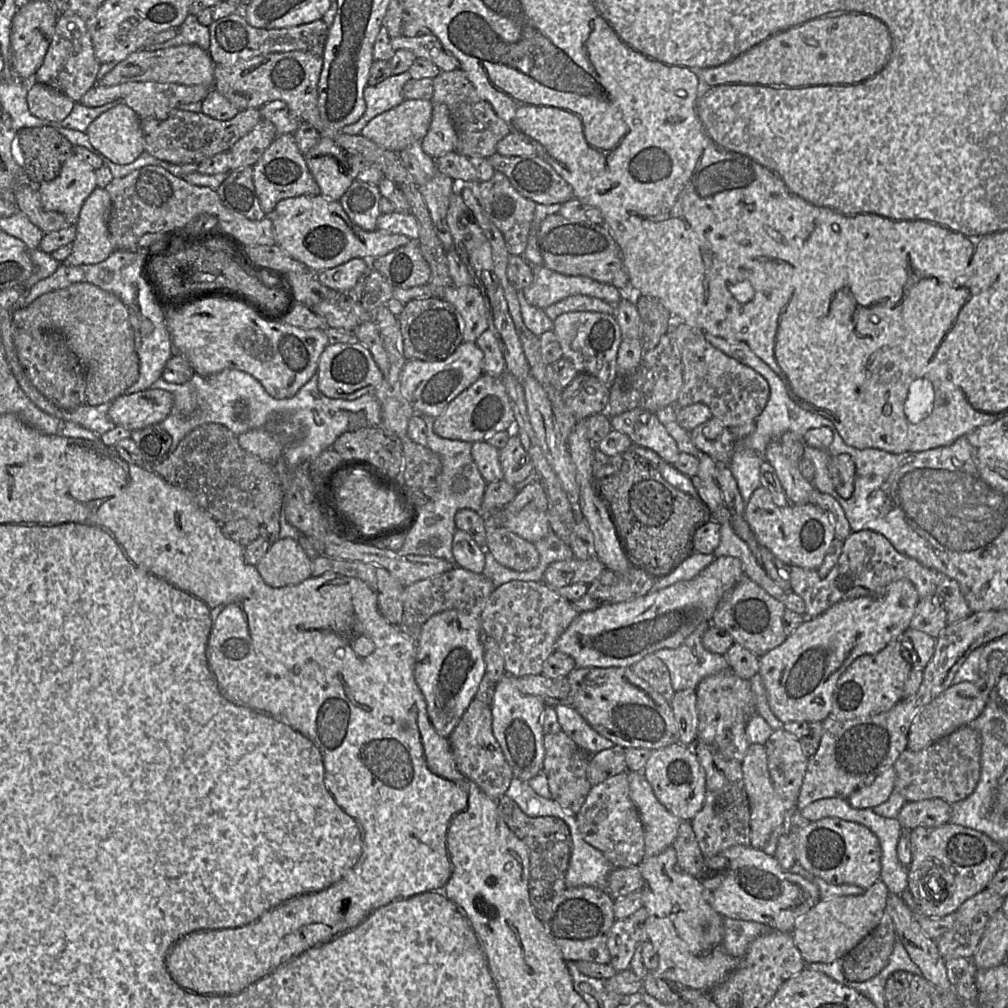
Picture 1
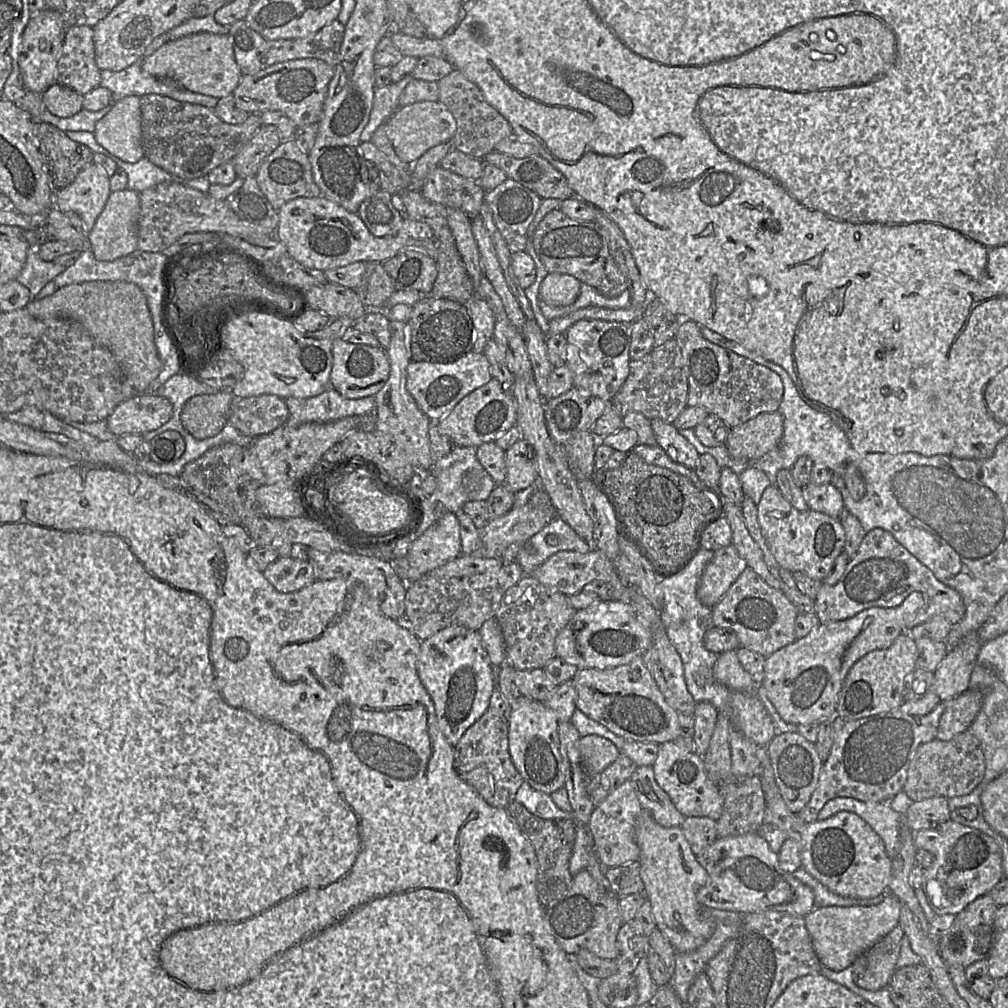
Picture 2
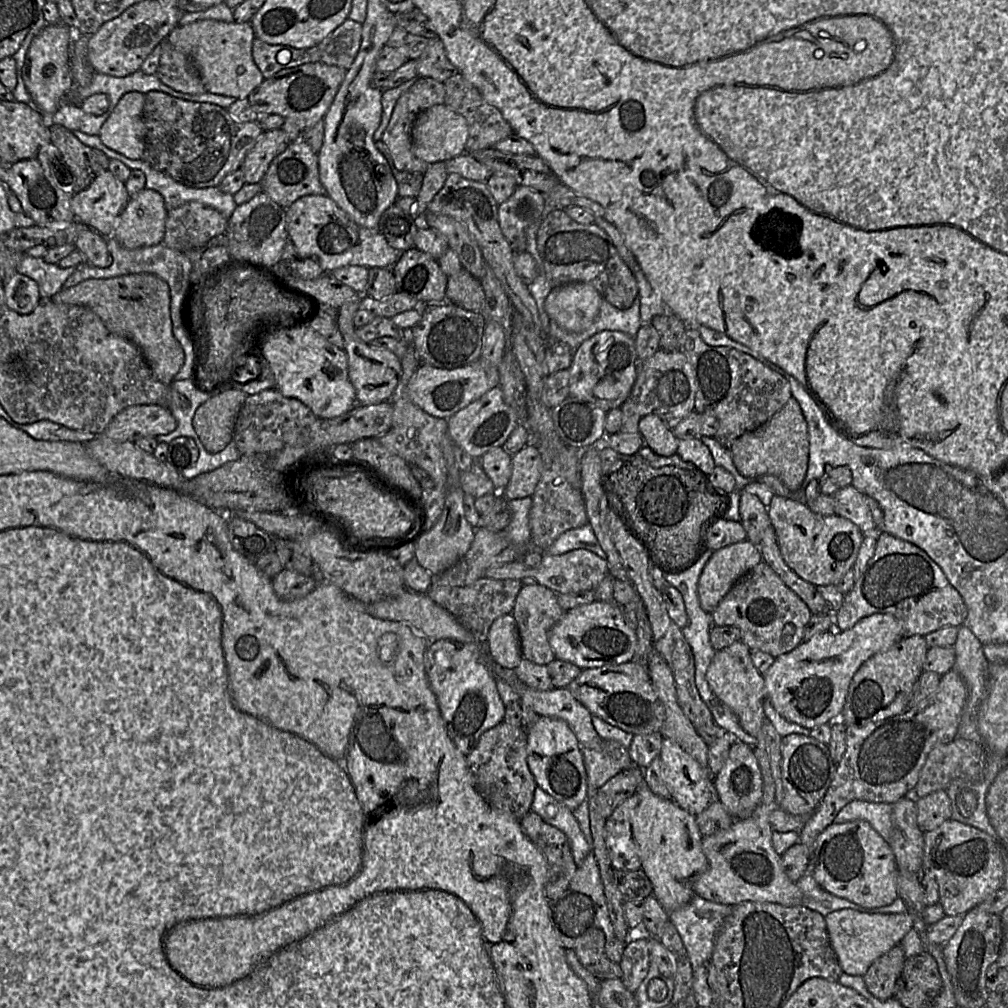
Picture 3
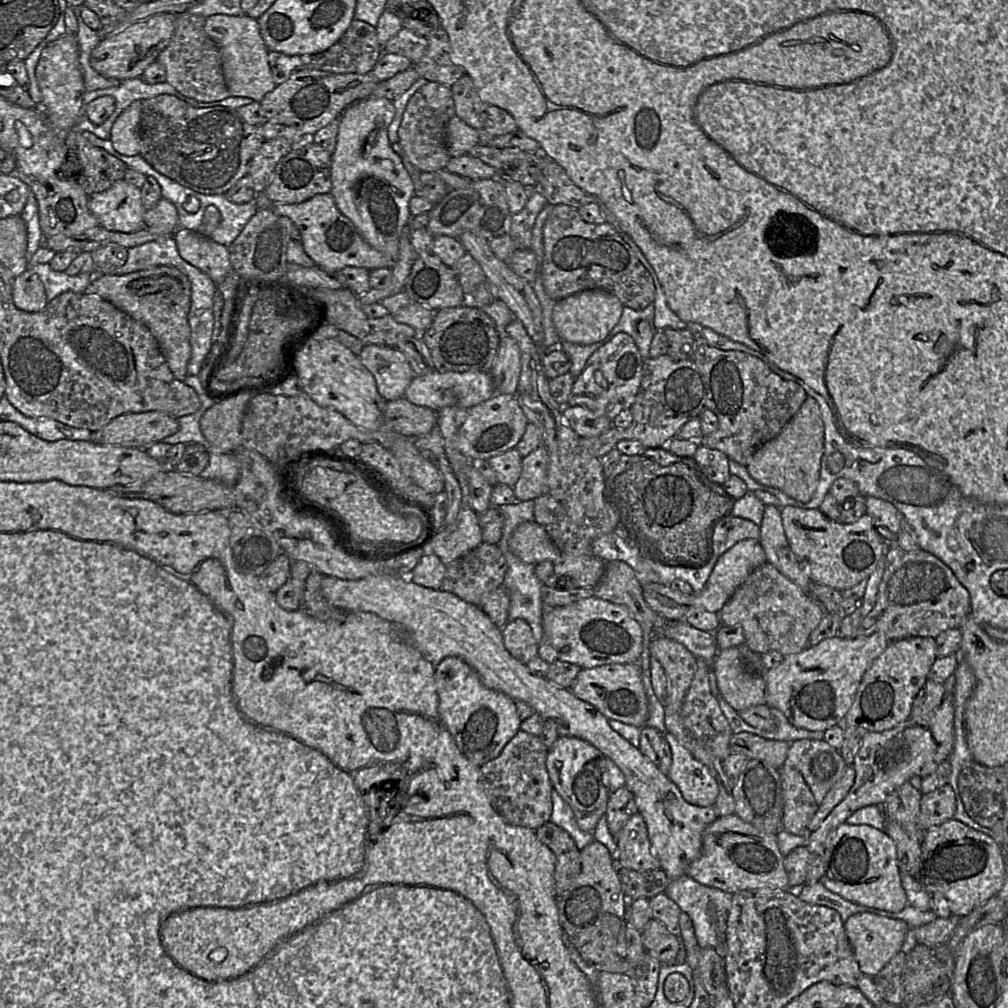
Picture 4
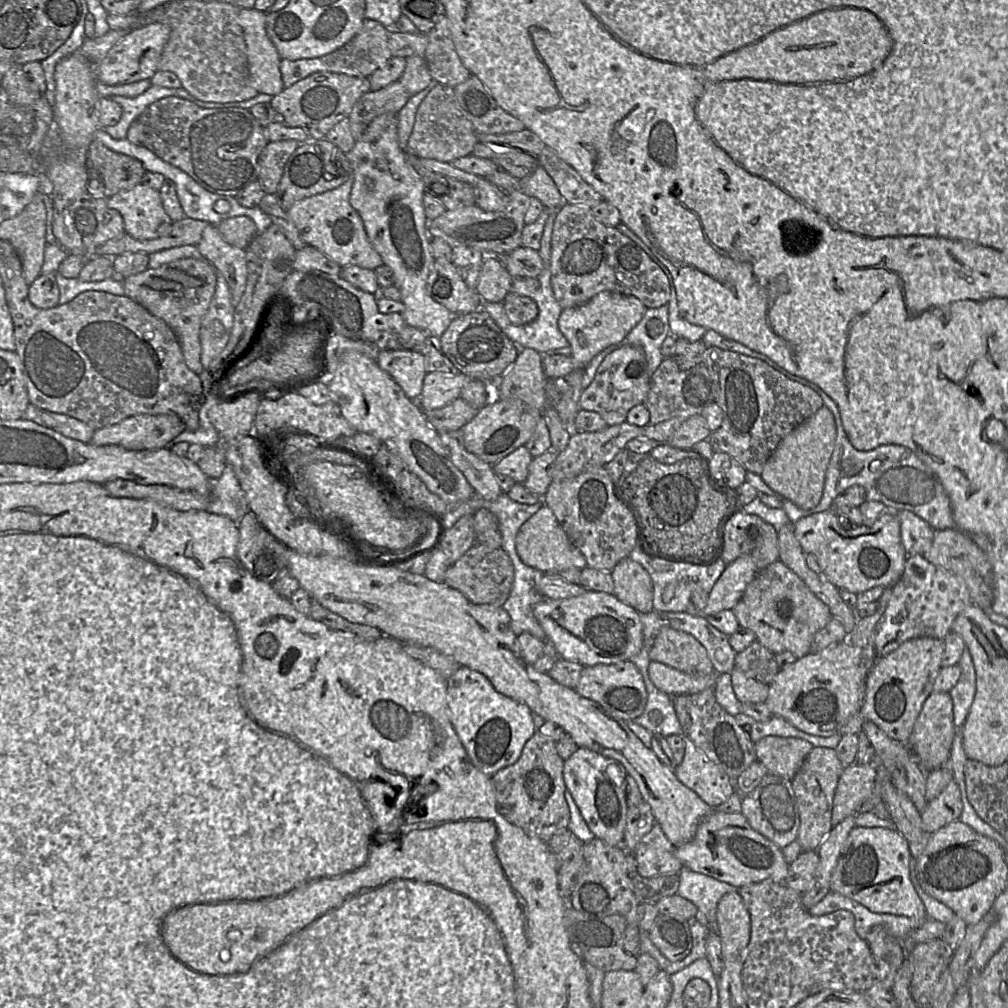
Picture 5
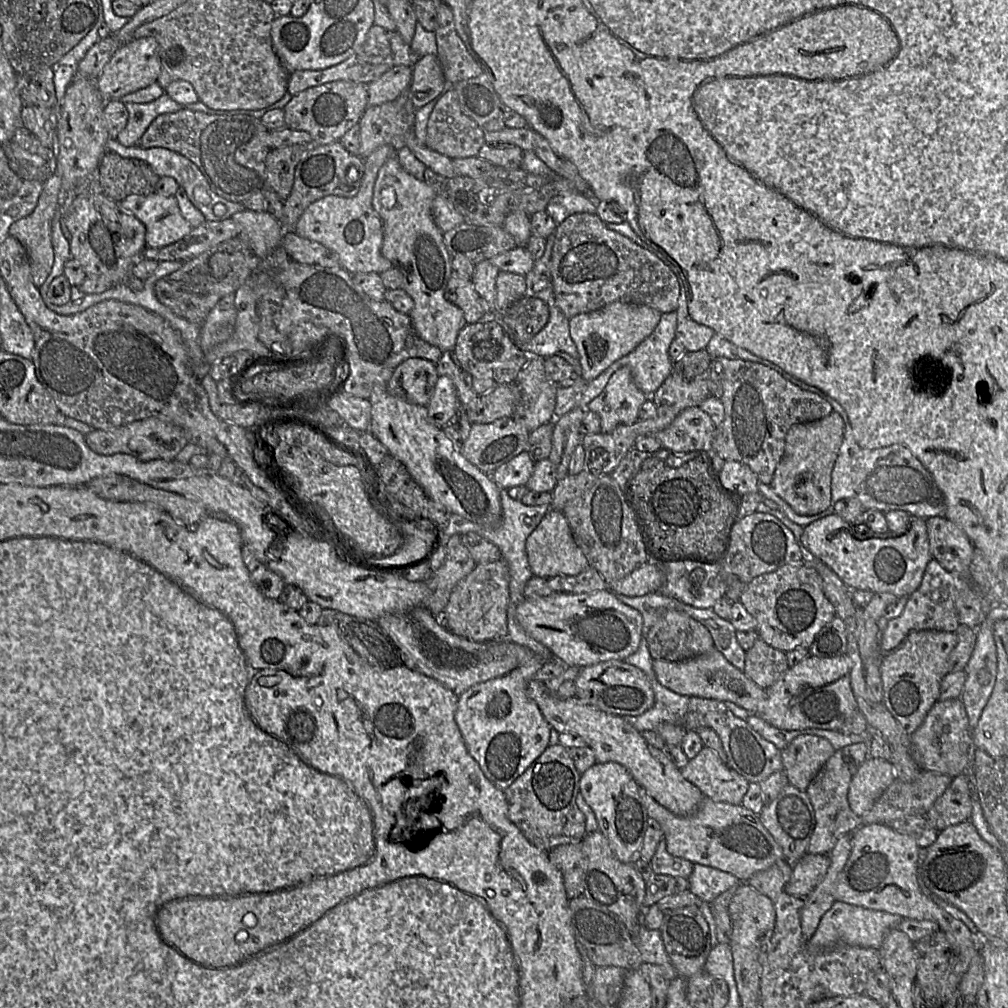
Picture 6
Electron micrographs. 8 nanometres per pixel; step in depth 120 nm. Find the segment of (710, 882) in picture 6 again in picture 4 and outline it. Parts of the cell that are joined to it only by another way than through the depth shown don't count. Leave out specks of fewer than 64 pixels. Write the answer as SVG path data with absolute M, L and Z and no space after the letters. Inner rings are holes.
M687 874L670 881L664 894L692 920L695 937L701 950L720 950L715 912L726 914L732 905L733 894L704 886Z

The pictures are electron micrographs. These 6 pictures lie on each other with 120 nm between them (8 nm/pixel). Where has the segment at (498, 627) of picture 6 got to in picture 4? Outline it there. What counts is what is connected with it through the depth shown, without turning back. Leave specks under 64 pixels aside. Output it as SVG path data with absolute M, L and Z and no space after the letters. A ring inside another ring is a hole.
M480 543L466 554L446 565L440 590L450 592L460 599L479 605L481 597L503 585L507 562L497 545Z

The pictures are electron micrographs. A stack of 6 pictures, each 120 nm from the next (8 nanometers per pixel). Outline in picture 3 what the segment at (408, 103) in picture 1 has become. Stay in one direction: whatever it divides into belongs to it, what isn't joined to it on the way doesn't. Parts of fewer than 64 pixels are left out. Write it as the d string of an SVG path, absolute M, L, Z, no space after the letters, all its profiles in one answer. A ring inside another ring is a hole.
M444 104L434 105L422 111L412 129L412 149L415 156L428 164L446 162L466 152L469 129L466 119Z

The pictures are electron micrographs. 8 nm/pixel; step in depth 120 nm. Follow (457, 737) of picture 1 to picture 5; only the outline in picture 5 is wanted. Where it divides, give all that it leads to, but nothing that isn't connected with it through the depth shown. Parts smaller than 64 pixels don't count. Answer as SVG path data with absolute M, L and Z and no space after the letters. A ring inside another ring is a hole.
M536 731L512 765L491 776L498 812L510 823L545 842L559 830L568 829L570 810L565 800L562 759L552 738Z

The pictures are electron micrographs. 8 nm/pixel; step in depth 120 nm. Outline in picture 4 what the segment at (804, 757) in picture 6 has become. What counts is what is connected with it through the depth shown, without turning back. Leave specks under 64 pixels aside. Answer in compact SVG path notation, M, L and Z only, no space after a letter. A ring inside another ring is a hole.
M733 733L729 746L732 753L760 760L779 770L787 758L790 743L765 739L751 733Z

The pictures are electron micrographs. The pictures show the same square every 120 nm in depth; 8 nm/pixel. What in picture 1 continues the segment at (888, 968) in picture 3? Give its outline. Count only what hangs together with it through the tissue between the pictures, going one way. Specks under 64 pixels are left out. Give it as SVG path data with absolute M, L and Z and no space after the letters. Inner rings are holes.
M885 910L878 926L841 959L845 978L864 982L875 977L888 964L896 941L894 924Z

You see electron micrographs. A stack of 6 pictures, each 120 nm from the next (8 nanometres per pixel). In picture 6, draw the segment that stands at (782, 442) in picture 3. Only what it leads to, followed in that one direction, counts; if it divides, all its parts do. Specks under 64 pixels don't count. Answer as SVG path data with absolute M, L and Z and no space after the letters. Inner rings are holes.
M833 410L819 420L794 424L785 438L785 451L778 463L770 487L799 515L811 516L831 504L831 473L844 439L844 421Z

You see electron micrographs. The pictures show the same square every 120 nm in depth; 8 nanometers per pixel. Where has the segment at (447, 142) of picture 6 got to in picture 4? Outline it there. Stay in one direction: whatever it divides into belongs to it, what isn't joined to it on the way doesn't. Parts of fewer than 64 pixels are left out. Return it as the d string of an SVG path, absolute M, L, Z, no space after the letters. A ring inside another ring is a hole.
M429 81L411 96L398 129L398 144L411 164L425 172L445 169L451 159L446 146L446 125L455 115L451 89L443 83Z

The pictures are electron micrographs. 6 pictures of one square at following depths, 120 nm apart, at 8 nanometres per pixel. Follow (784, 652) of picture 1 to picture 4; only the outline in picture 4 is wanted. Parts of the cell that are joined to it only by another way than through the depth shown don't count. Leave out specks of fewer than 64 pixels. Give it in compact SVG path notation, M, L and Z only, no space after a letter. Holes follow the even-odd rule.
M880 632L856 638L837 635L824 639L817 645L808 646L797 654L784 656L778 666L763 673L766 705L781 711L798 728L824 732L841 725L864 673L889 643Z

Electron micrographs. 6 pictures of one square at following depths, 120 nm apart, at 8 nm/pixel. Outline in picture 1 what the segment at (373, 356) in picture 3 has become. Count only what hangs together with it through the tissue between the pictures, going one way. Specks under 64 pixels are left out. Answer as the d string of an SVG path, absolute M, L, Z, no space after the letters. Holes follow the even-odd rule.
M359 341L329 343L319 358L317 369L318 389L326 397L355 400L362 395L374 393L383 380L383 373L371 352Z

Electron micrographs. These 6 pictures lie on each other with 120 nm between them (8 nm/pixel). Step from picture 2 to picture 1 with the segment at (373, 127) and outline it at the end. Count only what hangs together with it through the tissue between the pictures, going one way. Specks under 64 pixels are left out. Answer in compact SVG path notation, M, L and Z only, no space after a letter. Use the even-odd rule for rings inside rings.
M404 72L391 75L375 86L368 85L364 89L366 102L364 114L357 122L343 127L341 132L348 135L360 135L371 119L401 104L405 100L403 86L410 79L409 72Z

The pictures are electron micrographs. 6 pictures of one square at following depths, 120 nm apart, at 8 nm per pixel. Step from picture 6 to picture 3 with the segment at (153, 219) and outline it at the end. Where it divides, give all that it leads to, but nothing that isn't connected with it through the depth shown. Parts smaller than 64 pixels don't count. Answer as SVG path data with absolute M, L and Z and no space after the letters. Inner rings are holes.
M110 171L99 174L84 190L73 194L71 209L75 220L111 238L130 195L125 185Z

